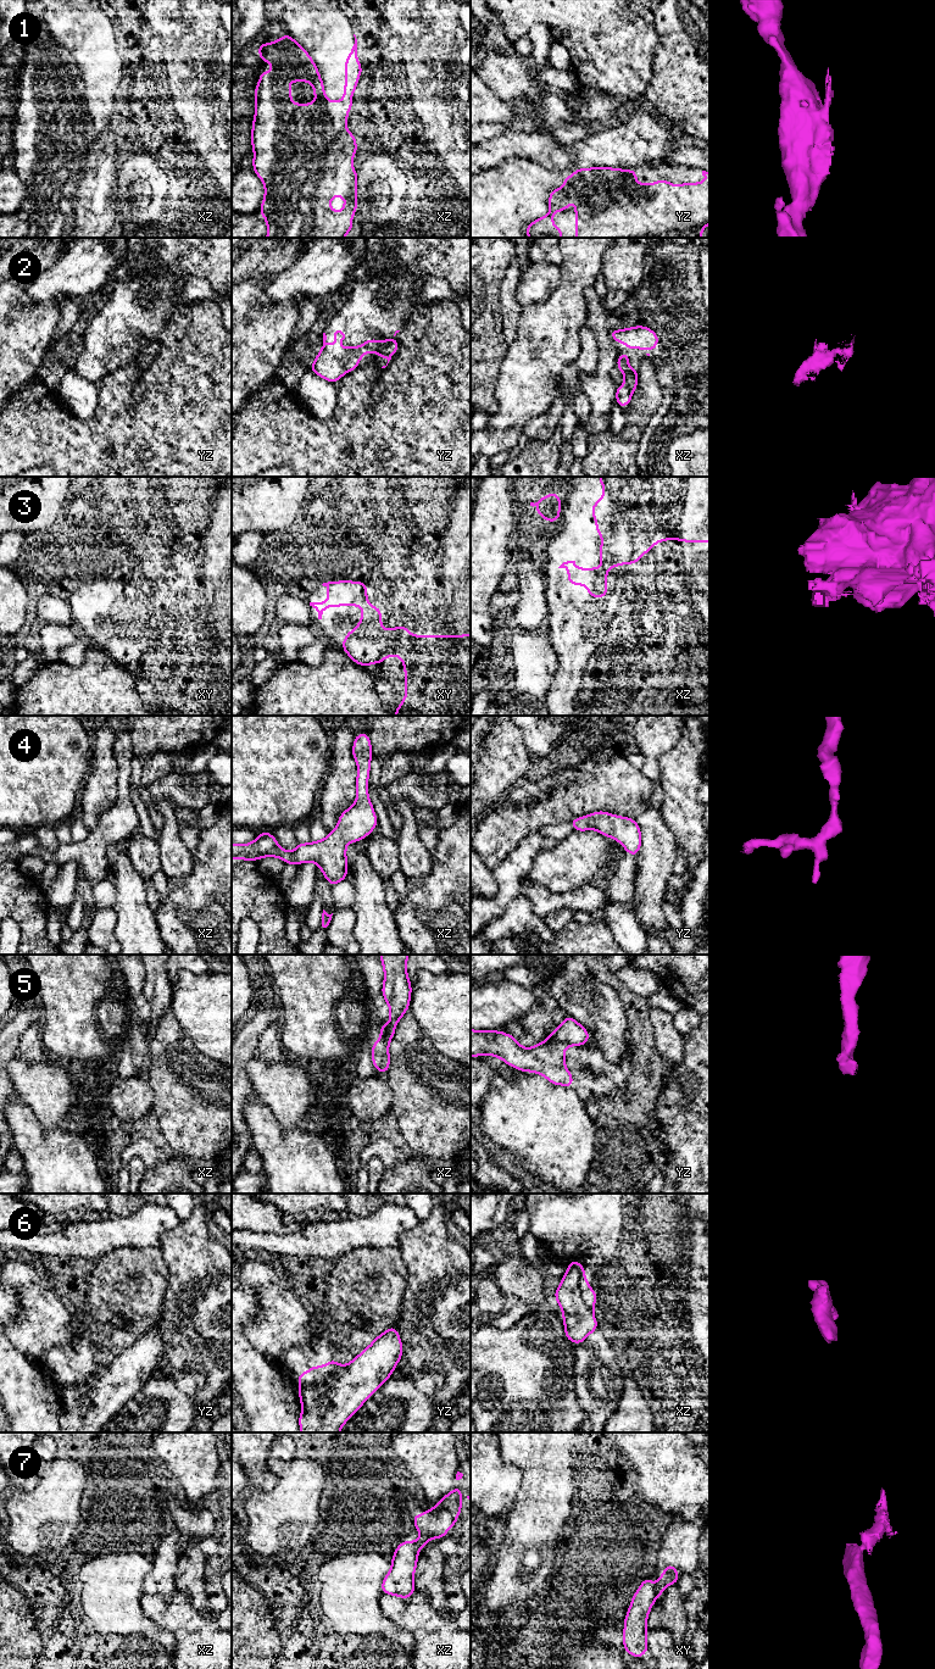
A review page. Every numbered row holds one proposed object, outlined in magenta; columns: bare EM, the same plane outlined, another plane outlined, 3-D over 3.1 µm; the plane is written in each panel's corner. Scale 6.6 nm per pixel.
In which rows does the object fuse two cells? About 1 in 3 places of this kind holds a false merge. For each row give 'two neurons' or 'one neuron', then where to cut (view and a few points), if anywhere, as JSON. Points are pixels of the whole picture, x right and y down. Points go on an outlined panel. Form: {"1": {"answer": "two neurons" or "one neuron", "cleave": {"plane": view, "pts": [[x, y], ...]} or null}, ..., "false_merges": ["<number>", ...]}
{"1": {"answer": "two neurons", "cleave": {"plane": "xz", "pts": [[323, 89], [322, 105], [341, 131]]}}, "2": {"answer": "two neurons", "cleave": {"plane": "yz", "pts": [[387, 340], [379, 351]]}}, "3": {"answer": "two neurons", "cleave": {"plane": "xy", "pts": [[367, 602], [362, 607]]}}, "4": {"answer": "one neuron", "cleave": null}, "5": {"answer": "two neurons", "cleave": {"plane": "yz", "pts": [[547, 1038], [566, 1046]]}}, "6": {"answer": "two neurons", "cleave": {"plane": "xz", "pts": [[569, 1264], [579, 1269], [579, 1294], [591, 1308]]}}, "7": {"answer": "two neurons", "cleave": {"plane": "xy", "pts": [[656, 1585], [658, 1595]]}}, "false_merges": ["1", "2", "3", "5", "6", "7"]}

